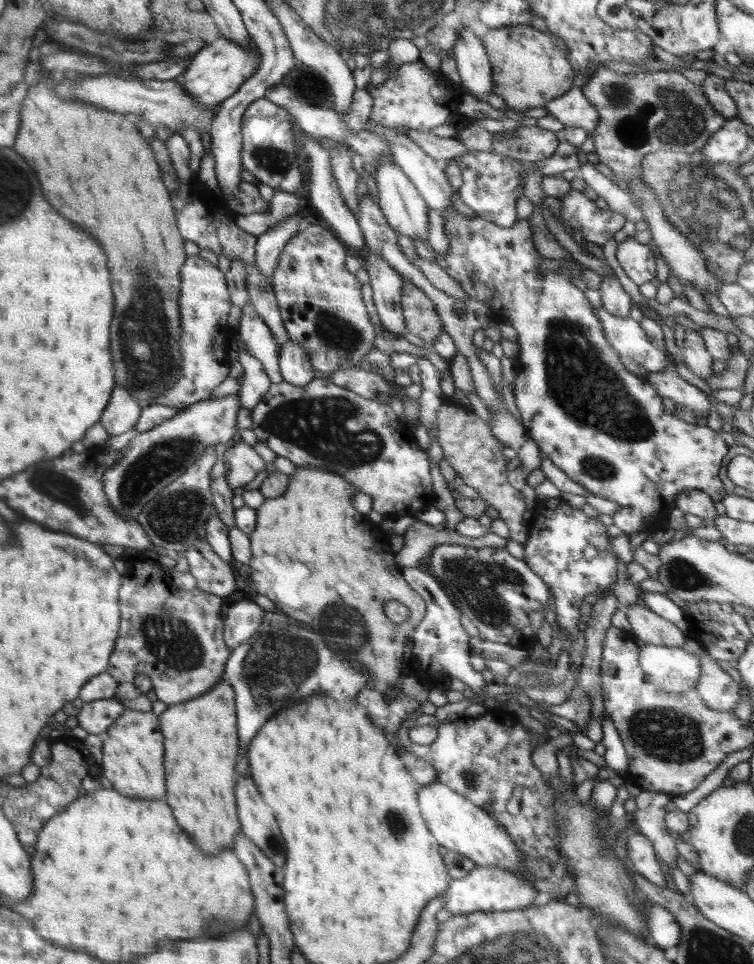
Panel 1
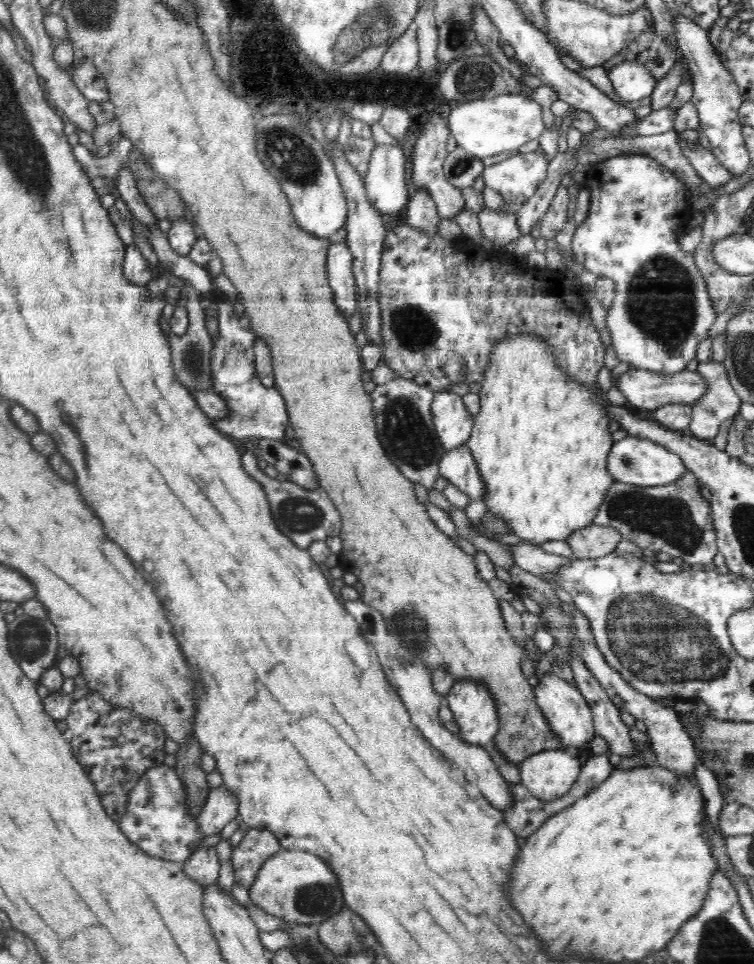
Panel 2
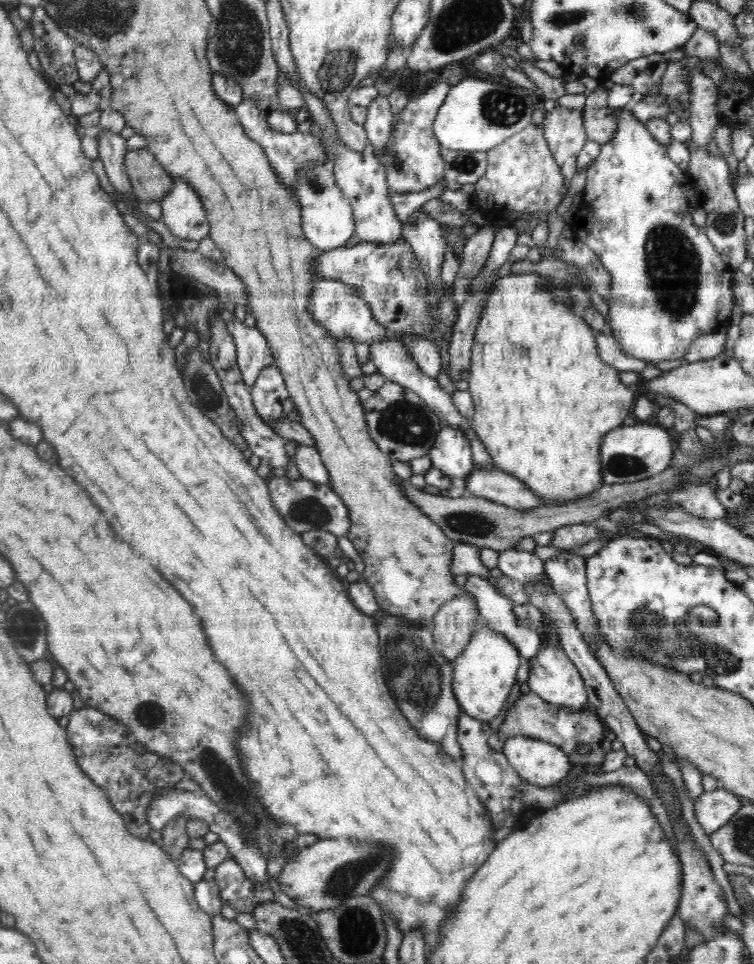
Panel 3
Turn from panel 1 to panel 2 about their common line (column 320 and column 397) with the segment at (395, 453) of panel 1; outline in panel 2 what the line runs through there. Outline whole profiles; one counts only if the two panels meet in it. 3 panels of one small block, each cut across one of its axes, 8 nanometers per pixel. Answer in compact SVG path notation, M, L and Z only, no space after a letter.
M404 377L376 385L375 389L369 392L373 402L377 435L385 455L408 480L422 484L427 490L435 488L439 477L439 462L445 453L435 431L431 413L431 404L436 393L435 390L420 386Z

